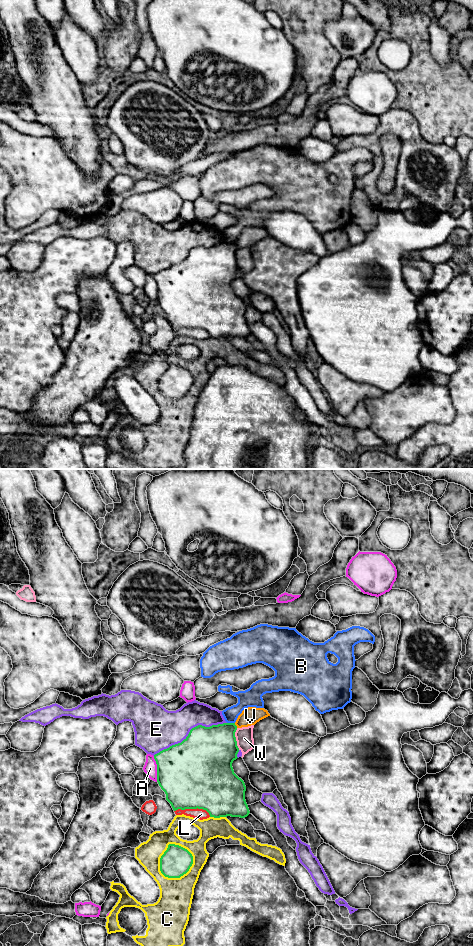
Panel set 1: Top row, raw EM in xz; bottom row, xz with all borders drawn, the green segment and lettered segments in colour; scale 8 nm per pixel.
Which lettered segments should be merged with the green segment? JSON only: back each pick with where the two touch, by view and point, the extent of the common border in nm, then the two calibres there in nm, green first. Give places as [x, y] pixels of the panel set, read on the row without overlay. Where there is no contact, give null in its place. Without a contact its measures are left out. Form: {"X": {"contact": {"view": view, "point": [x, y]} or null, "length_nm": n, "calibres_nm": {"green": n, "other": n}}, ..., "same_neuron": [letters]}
{"same_neuron": []}

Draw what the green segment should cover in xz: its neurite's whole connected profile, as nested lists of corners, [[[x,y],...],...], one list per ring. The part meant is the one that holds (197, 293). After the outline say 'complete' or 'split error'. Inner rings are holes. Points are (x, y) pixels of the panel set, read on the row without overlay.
[[[223,243],[205,247],[198,245],[192,248],[188,256],[181,262],[170,266],[154,275],[157,284],[157,302],[166,314],[166,320],[174,331],[181,329],[203,329],[210,337],[245,338],[250,331],[245,320],[246,306],[233,290],[232,283],[236,280],[239,268],[235,257],[235,243]]]; complete

